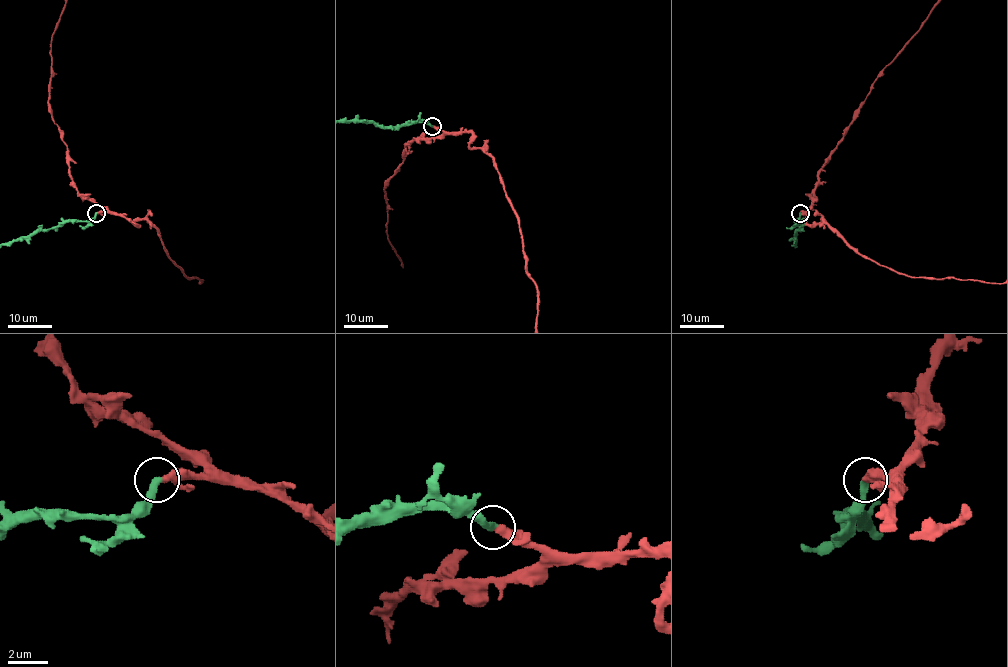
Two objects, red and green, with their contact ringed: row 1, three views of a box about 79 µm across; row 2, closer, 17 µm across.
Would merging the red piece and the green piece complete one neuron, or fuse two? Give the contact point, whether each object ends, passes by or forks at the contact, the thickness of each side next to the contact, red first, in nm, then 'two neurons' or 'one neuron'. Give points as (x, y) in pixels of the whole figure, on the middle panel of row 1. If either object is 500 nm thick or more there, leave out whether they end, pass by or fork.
place (432, 126); red ends; green ends; calibres 400 and 380 nm; one neuron

